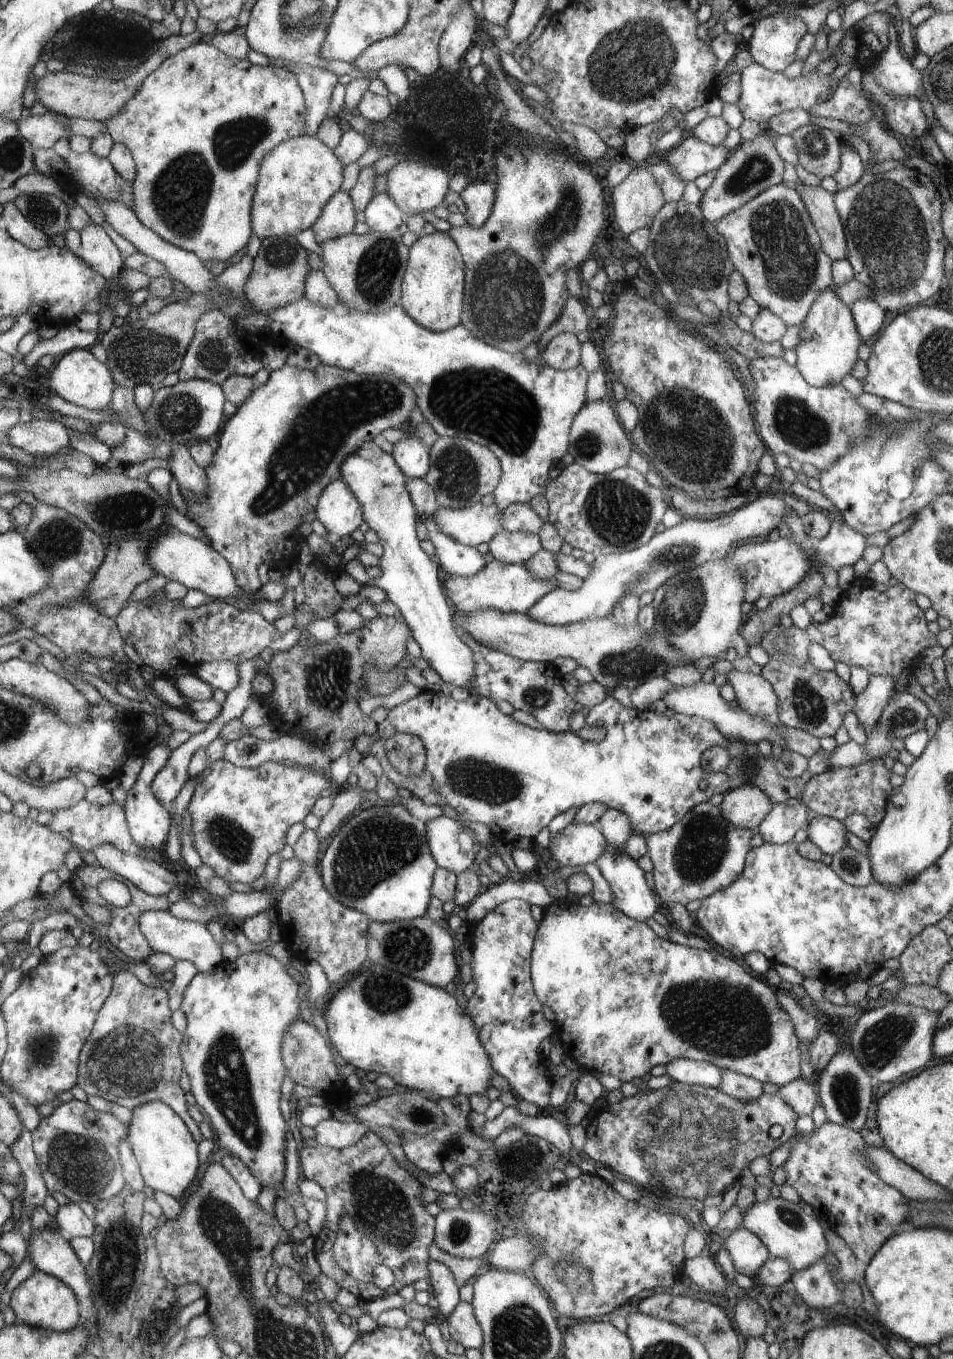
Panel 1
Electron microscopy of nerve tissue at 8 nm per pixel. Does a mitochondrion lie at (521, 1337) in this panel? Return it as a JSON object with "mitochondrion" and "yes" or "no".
{"mitochondrion":"yes"}

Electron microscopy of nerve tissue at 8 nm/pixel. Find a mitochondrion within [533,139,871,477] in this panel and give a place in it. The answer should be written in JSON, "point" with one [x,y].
{"point":[791,261]}

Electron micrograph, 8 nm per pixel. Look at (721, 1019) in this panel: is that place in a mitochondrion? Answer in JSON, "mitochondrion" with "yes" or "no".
{"mitochondrion":"yes"}

